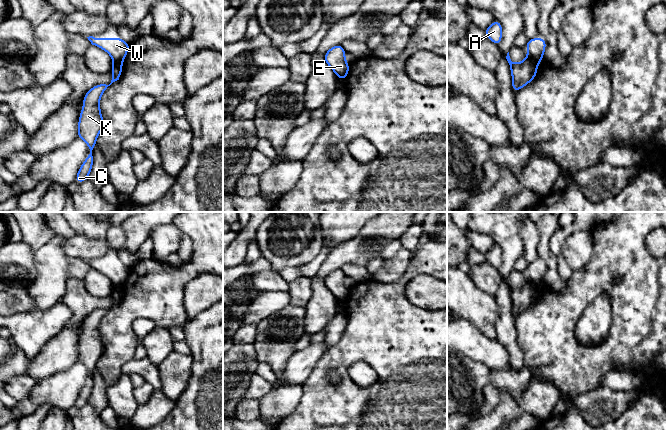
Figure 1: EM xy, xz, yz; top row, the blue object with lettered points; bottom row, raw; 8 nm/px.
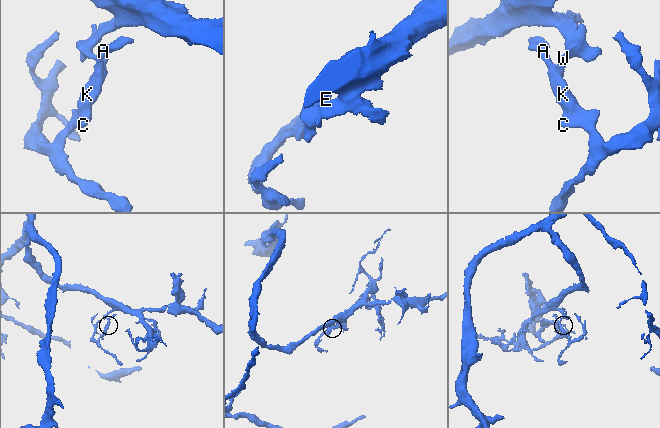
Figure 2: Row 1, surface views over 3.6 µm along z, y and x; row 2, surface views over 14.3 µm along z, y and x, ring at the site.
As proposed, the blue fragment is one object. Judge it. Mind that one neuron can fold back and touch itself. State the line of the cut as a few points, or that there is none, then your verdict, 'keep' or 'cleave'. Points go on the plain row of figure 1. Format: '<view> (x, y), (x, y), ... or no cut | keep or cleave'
yz (527, 280), (536, 288) | cleave

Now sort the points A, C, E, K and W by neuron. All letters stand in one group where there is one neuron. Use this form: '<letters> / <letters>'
A C E K / W

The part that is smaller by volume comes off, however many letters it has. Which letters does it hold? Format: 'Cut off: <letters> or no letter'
Cut off: A, C, E, K

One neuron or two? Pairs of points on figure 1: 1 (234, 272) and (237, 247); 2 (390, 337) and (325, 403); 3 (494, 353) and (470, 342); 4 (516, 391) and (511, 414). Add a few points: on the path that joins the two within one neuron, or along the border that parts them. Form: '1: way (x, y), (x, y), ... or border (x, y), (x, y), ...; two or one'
1: border (243, 261), (233, 267); two
2: way (369, 339), (343, 365), (345, 383); one
3: way (488, 351), (476, 346); one
4: border (499, 389), (506, 390), (516, 403); two

